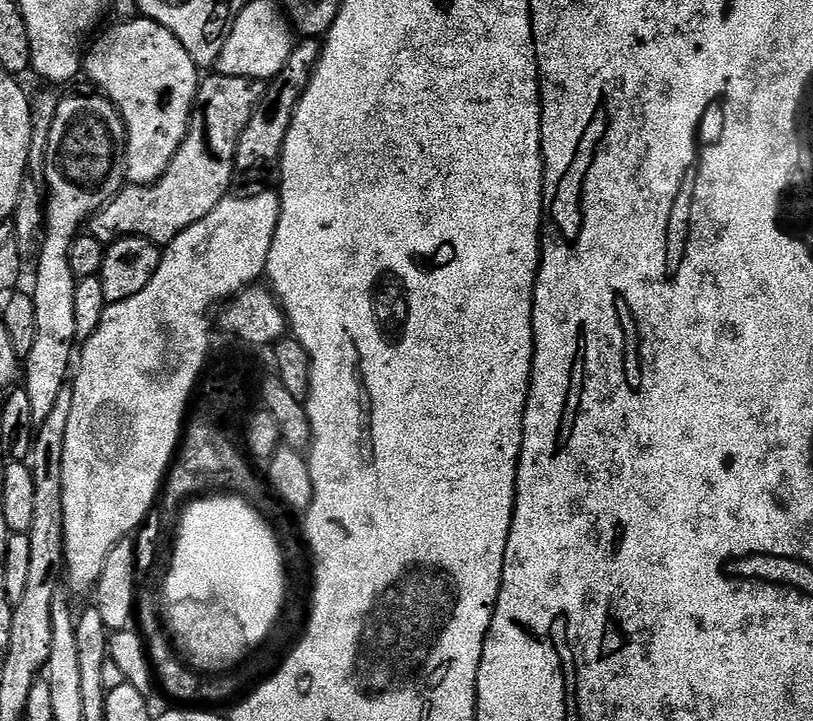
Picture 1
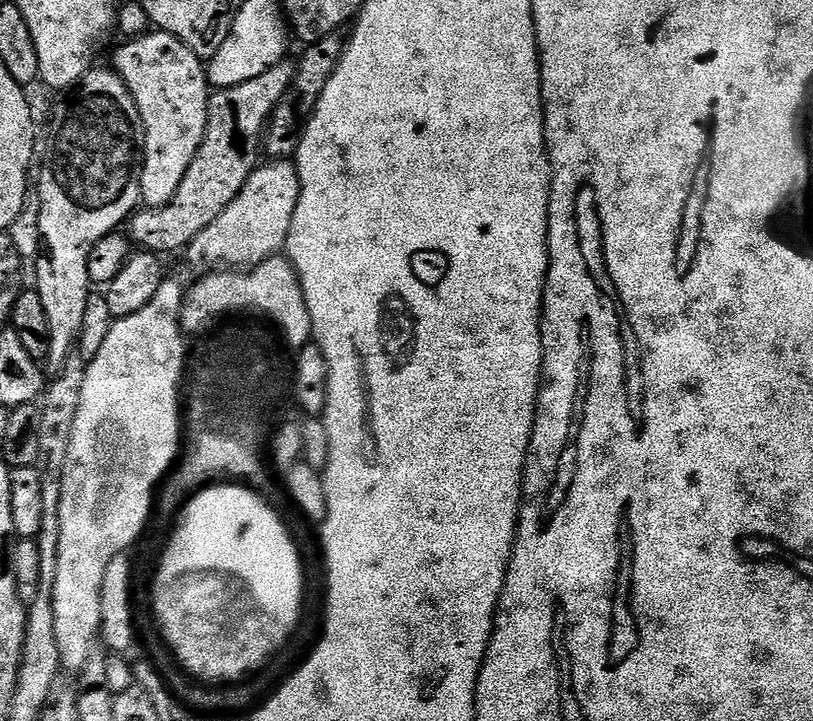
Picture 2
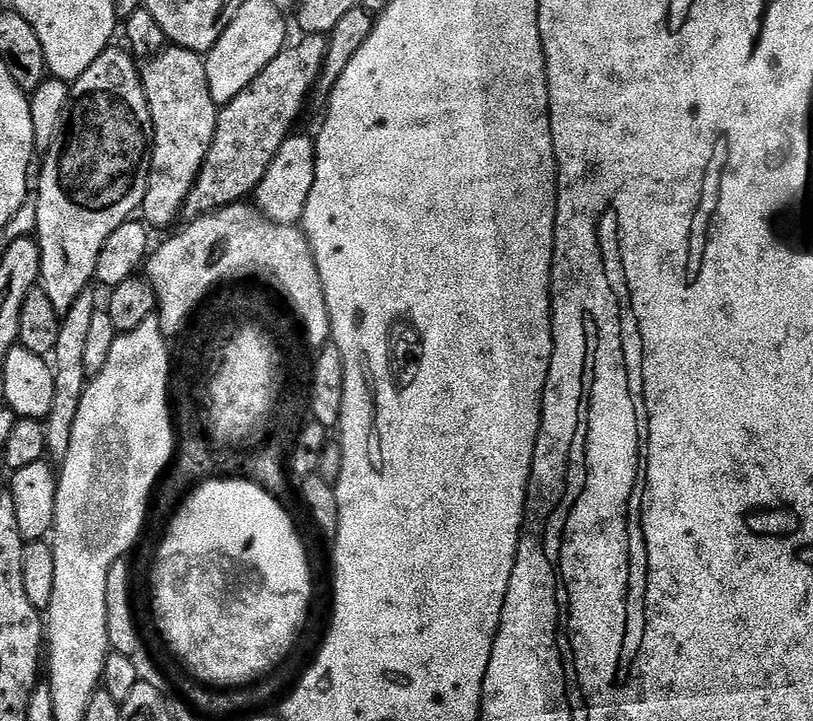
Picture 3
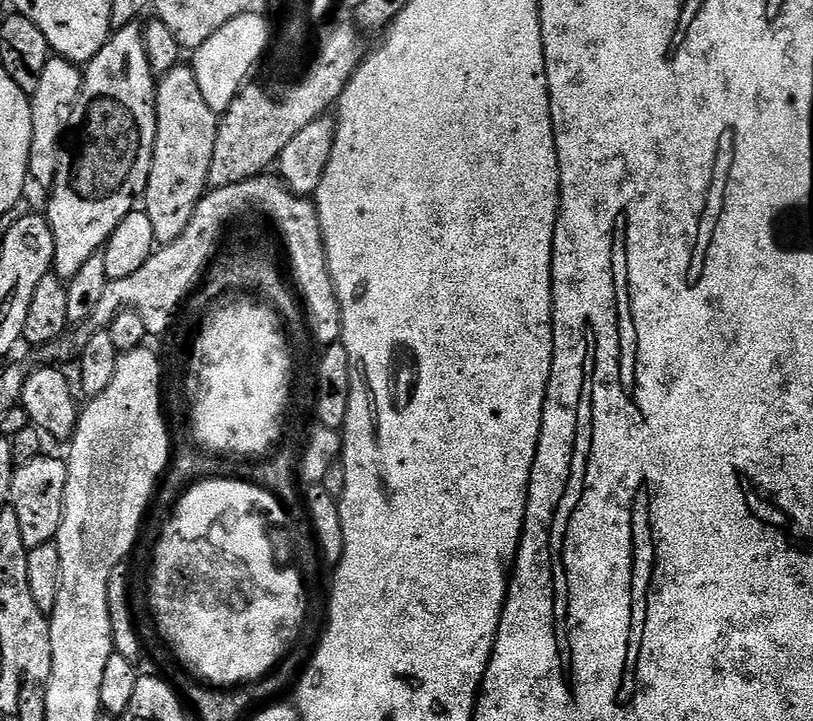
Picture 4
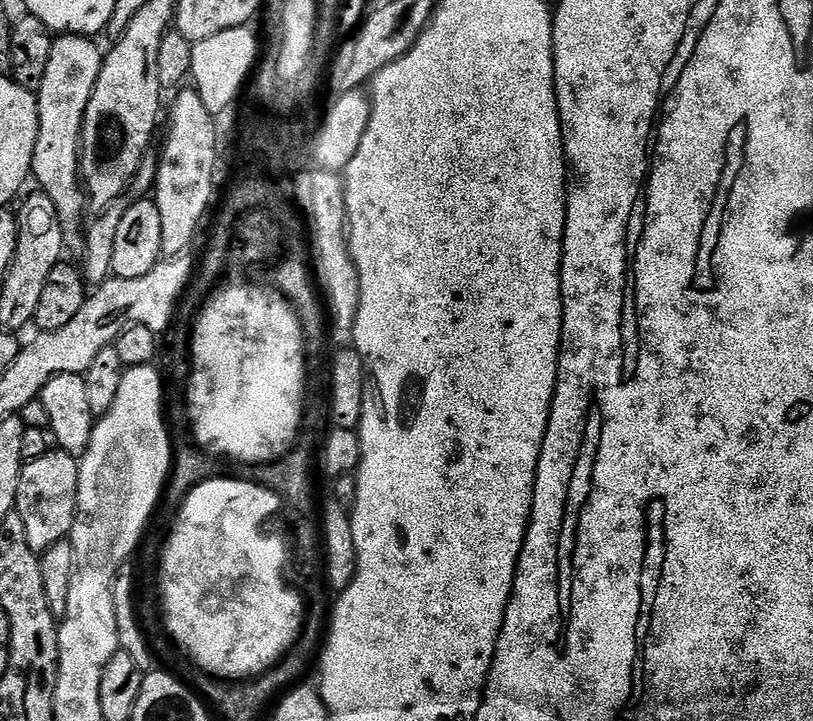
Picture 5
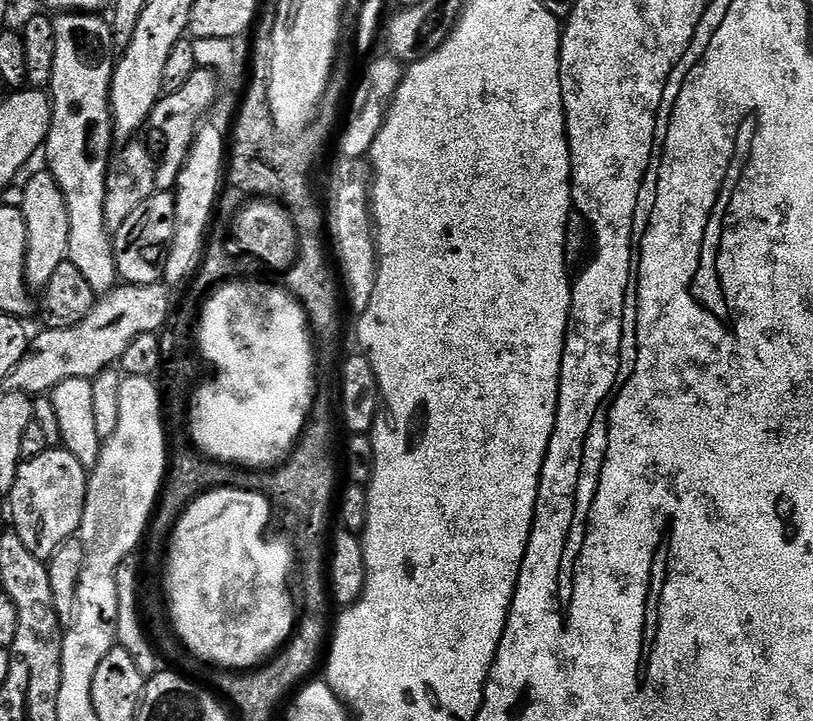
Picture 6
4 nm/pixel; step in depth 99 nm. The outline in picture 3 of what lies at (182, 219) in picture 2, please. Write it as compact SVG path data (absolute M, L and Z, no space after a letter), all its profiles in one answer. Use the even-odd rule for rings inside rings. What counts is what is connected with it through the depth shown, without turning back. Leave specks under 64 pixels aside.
M328 36L299 37L297 44L289 43L270 62L268 66L237 97L219 109L214 130L214 142L210 146L210 154L206 154L206 162L190 190L184 203L182 213L185 221L196 220L208 212L217 212L228 204L239 204L255 193L256 187L262 182L274 154L283 146L284 141L293 135L296 119L308 100L313 95L320 73L324 71L324 60L328 56Z

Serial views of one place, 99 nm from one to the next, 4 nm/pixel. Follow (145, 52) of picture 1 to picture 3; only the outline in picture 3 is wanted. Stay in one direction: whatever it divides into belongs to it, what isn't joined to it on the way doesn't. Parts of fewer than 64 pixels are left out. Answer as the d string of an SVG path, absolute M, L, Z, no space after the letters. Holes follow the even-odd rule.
M169 46L157 56L151 57L145 64L148 65L143 65L142 79L152 115L152 161L142 205L142 220L152 230L168 227L171 229L176 216L178 220L184 211L184 203L206 162L206 154L210 154L210 146L214 142L218 106L210 94L205 57L201 53Z

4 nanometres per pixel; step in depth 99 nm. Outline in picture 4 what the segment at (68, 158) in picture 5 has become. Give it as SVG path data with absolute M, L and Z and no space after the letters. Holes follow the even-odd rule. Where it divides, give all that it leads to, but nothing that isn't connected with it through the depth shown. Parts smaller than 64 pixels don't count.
M50 58L42 78L38 78L38 90L30 93L32 101L32 141L30 142L30 162L28 174L33 181L41 180L44 186L51 185L56 177L56 163L62 147L62 137L66 132L66 122L80 93L84 77L81 69L70 60Z

